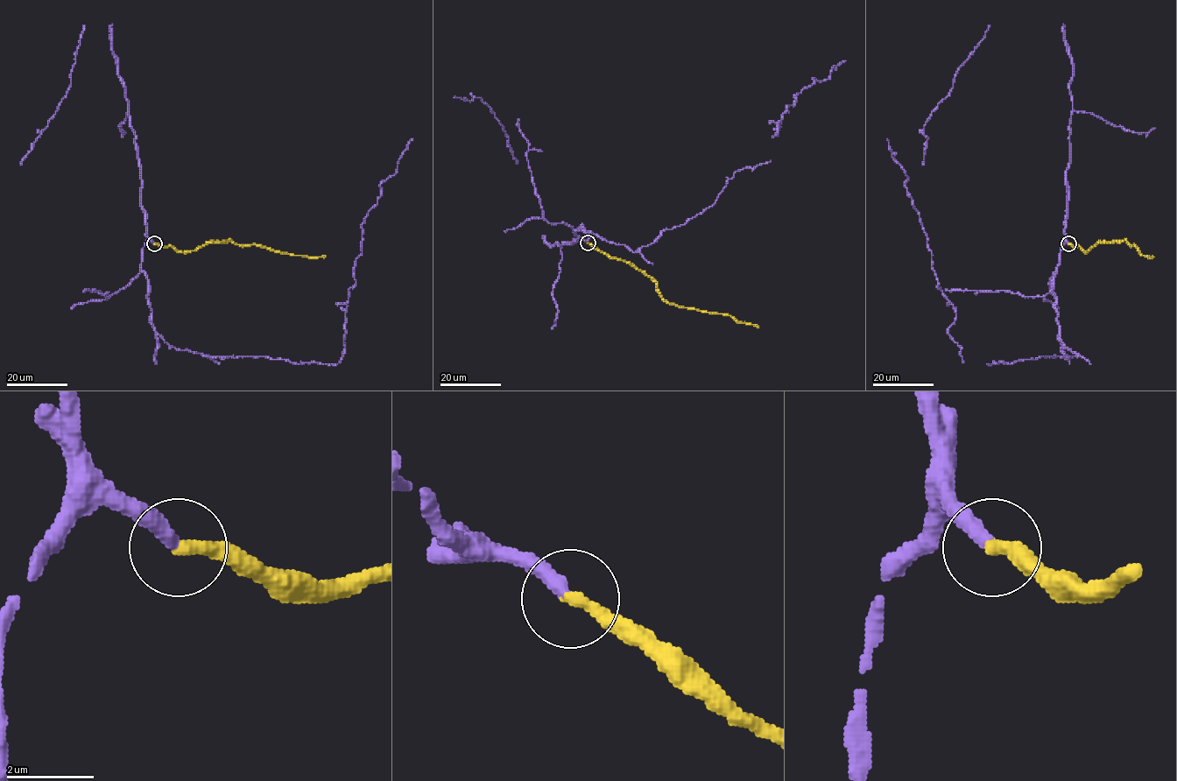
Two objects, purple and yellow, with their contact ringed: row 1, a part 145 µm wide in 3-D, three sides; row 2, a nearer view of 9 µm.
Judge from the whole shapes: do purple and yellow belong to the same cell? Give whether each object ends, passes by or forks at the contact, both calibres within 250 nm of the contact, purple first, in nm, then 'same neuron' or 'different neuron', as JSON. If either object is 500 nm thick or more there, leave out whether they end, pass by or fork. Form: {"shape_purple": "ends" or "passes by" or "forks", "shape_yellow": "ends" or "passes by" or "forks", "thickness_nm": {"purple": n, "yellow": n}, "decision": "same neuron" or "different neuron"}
{"shape_purple": "ends", "shape_yellow": "ends", "thickness_nm": {"purple": 320, "yellow": 320}, "decision": "same neuron"}

